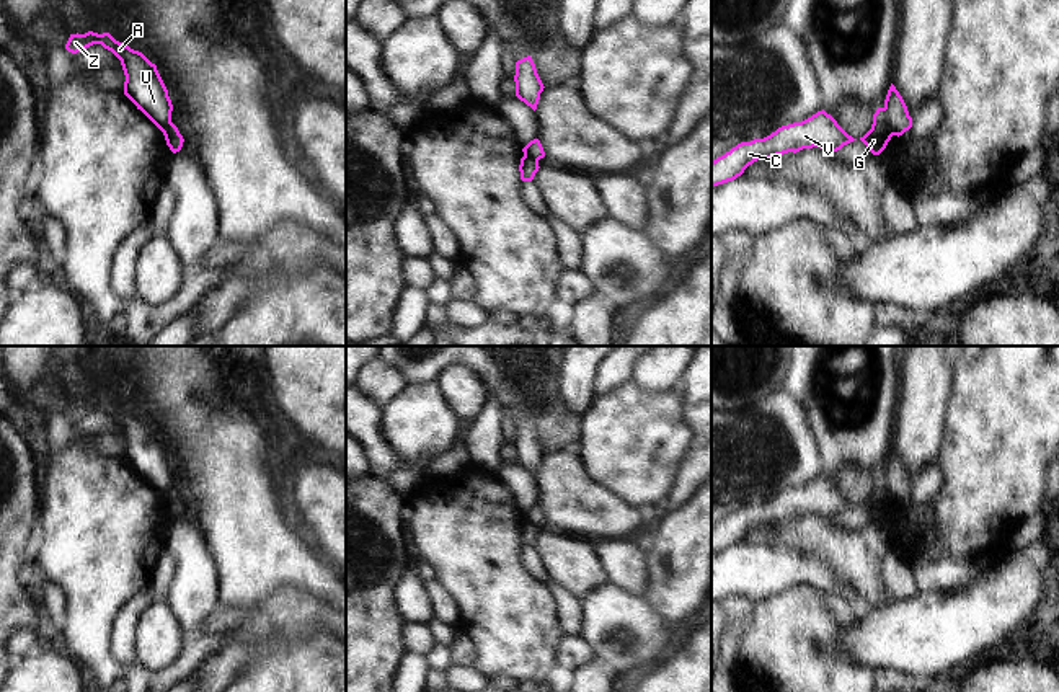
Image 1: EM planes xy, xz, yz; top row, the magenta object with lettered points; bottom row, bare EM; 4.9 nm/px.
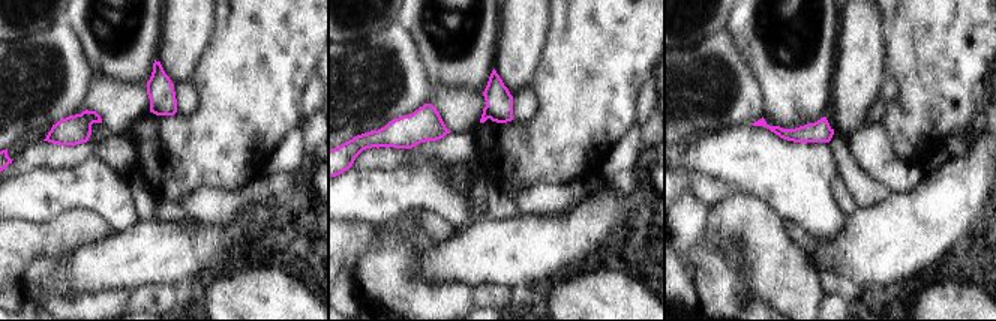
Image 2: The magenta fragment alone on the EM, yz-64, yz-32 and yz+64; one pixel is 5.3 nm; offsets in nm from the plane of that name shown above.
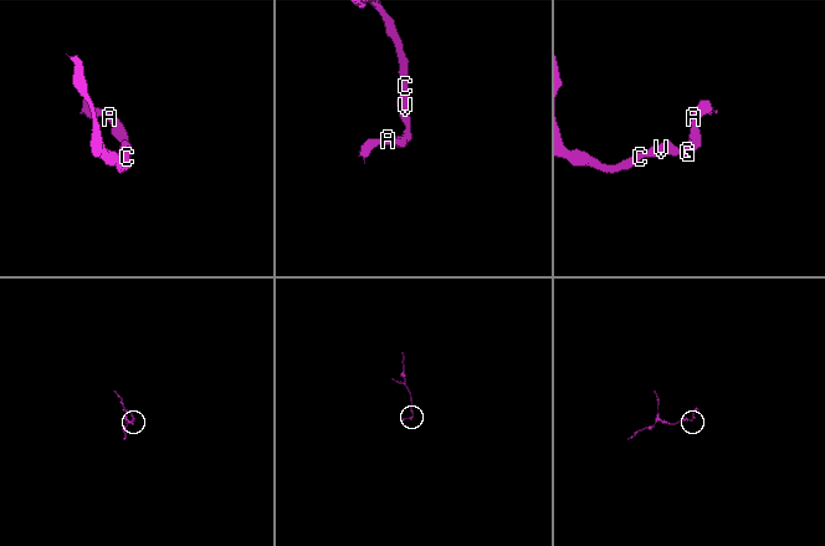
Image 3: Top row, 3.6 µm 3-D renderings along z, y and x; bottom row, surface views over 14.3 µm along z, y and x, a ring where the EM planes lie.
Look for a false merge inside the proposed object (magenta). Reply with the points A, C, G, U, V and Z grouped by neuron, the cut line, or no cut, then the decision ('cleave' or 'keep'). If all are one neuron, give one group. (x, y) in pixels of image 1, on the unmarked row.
A U Z / C G V; cut in yz along (883, 474), (886, 488), (895, 500); cleave

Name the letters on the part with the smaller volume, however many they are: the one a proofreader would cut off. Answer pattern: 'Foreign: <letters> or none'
Foreign: A, U, Z

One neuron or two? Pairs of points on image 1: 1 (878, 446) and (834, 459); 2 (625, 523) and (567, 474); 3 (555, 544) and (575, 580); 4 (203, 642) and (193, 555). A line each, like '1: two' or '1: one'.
1: one
2: one
3: one
4: two

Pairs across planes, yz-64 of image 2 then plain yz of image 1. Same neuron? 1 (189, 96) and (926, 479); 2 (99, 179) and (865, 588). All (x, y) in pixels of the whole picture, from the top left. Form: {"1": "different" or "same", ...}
{"1": "same", "2": "different"}

